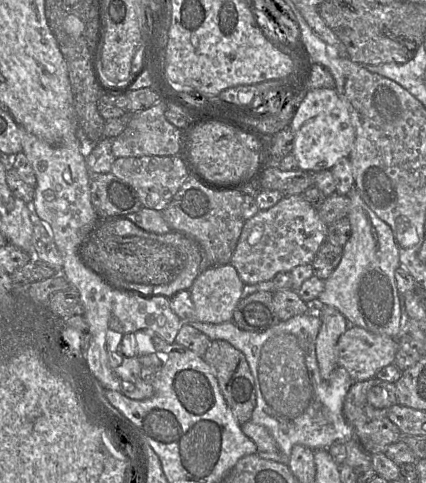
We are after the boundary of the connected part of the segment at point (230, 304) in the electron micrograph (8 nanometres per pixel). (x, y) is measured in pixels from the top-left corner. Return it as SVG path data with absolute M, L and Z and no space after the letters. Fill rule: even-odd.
M231 263L204 269L189 289L194 305L193 320L213 324L231 321L242 298L243 286Z

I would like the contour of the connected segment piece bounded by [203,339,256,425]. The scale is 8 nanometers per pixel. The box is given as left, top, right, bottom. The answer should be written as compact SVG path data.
M212 340L207 348L204 360L213 370L220 391L240 425L249 421L256 406L256 389L253 375L245 355L225 340Z

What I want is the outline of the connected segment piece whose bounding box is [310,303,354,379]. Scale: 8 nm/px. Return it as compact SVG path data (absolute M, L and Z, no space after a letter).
M316 303L310 305L321 319L321 327L316 339L316 357L320 374L324 379L329 379L332 372L338 367L338 339L349 327L354 325L332 306Z

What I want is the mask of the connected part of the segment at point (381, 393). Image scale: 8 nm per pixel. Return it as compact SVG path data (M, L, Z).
M377 377L354 382L343 403L343 415L354 427L387 415L389 408L397 404L395 383Z

